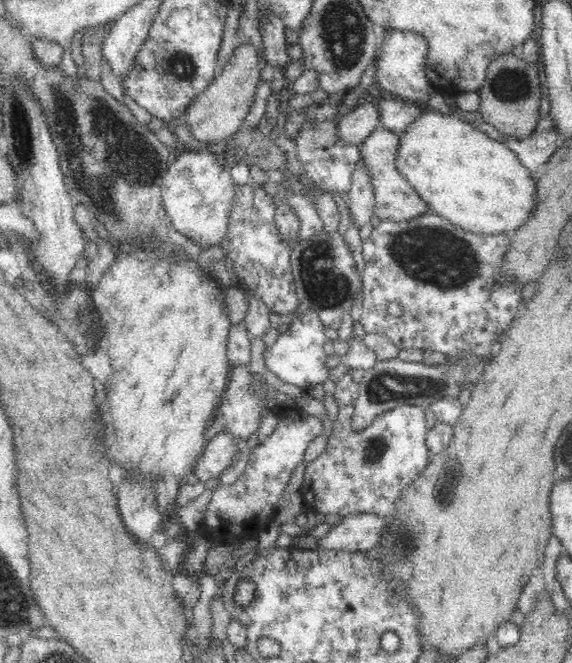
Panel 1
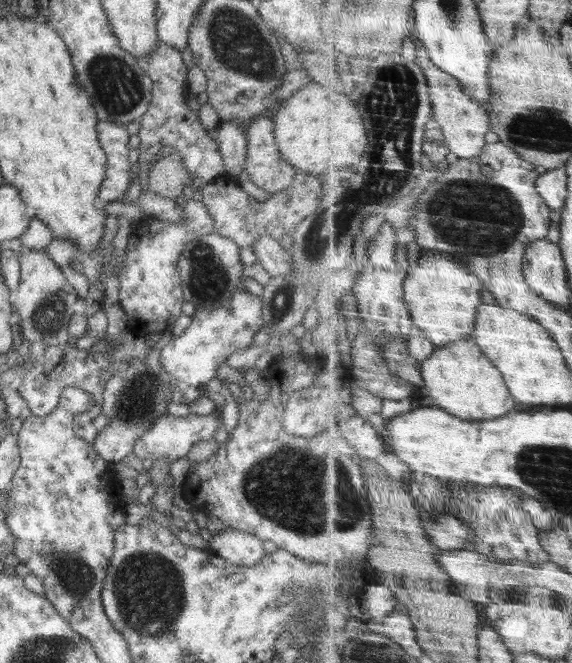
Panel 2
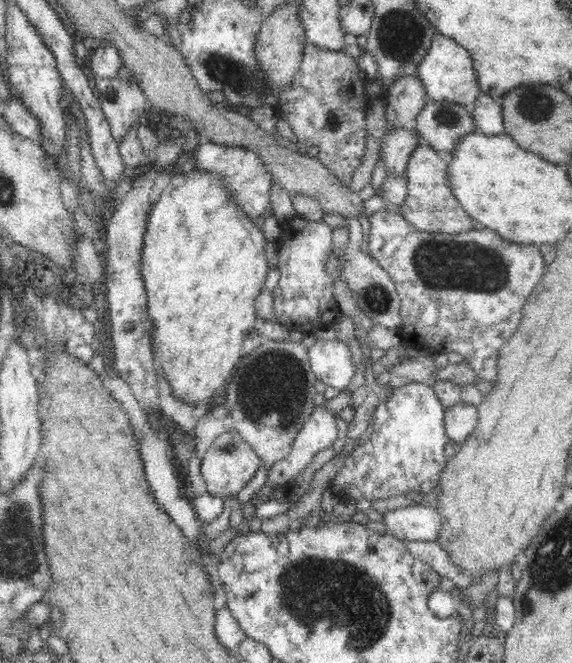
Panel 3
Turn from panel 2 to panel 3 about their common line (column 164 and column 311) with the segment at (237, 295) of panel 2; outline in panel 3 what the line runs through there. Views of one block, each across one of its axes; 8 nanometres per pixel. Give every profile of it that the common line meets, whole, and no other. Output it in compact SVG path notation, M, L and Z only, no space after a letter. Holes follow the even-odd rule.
M340 340L316 342L308 348L311 371L327 386L343 391L354 376L351 352L347 343Z

